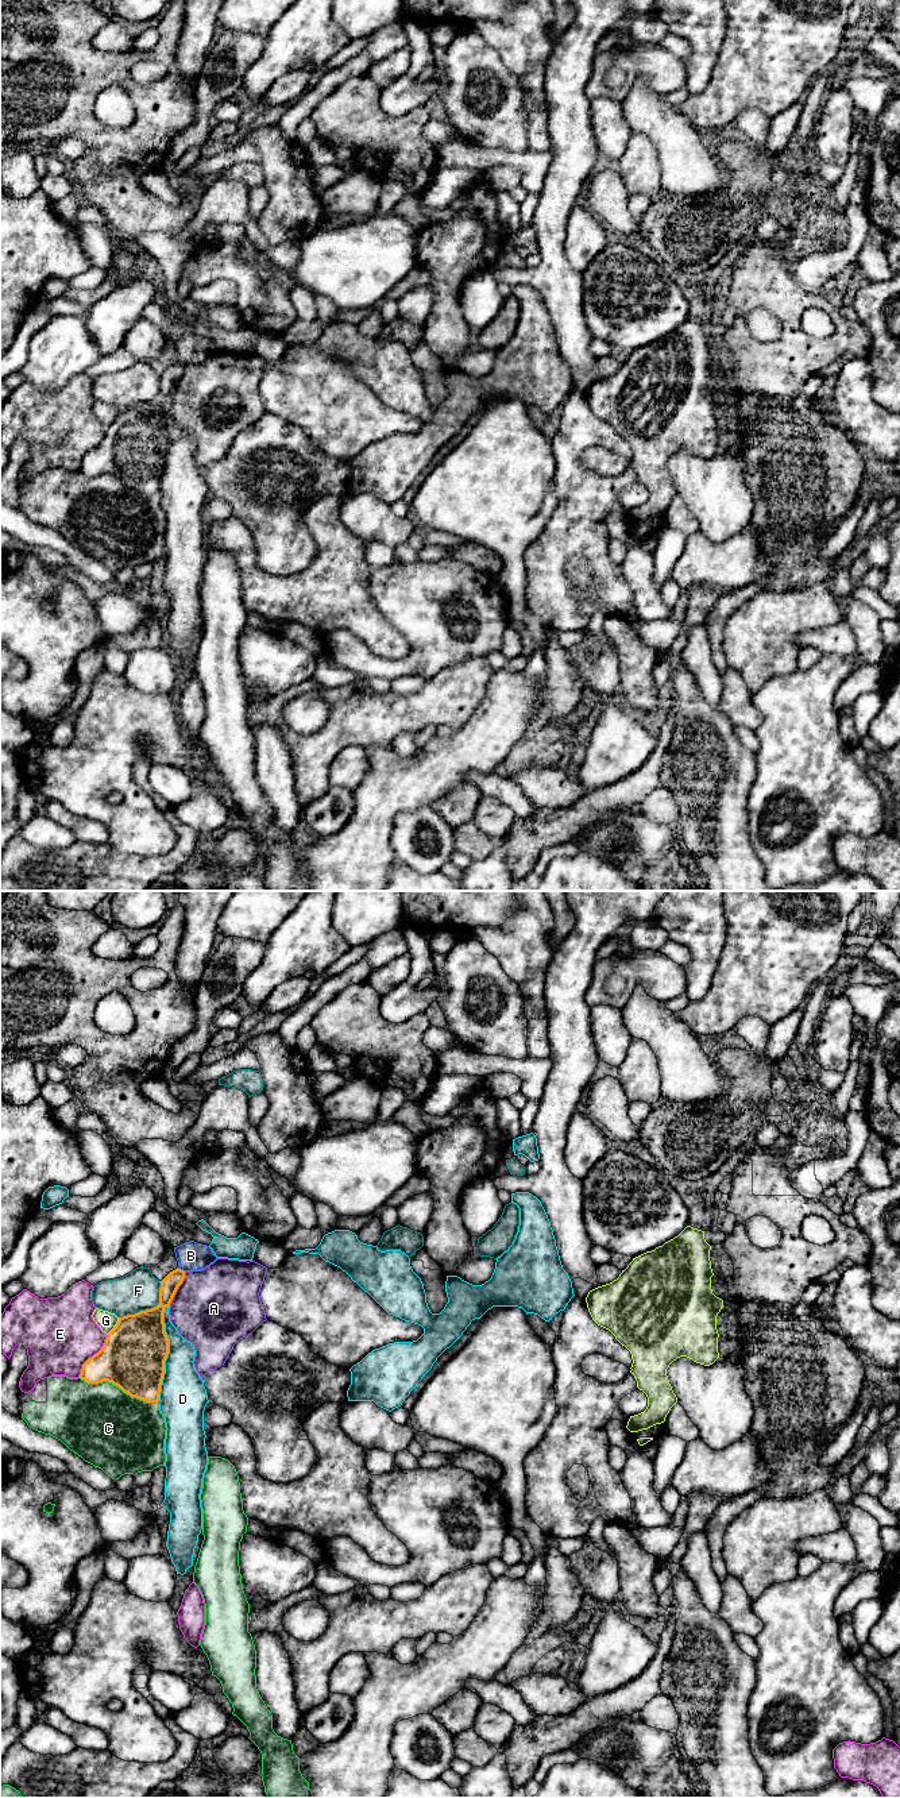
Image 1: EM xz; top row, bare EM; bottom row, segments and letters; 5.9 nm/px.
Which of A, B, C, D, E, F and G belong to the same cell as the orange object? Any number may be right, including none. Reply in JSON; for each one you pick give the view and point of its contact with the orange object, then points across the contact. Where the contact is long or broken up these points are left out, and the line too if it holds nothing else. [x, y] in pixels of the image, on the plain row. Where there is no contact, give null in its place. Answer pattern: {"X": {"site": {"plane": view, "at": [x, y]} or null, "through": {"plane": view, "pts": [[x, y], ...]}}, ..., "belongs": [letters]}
{"belongs": []}

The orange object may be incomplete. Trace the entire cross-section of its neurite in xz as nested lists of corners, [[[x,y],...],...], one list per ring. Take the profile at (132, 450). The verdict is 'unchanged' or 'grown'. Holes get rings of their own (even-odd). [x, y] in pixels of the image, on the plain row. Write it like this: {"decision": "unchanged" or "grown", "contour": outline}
{"decision": "unchanged", "contour": [[[184,363],[170,364],[159,374],[157,400],[119,410],[101,443],[82,458],[80,471],[88,476],[108,474],[131,490],[158,495],[169,447],[163,405],[184,371]]]}

